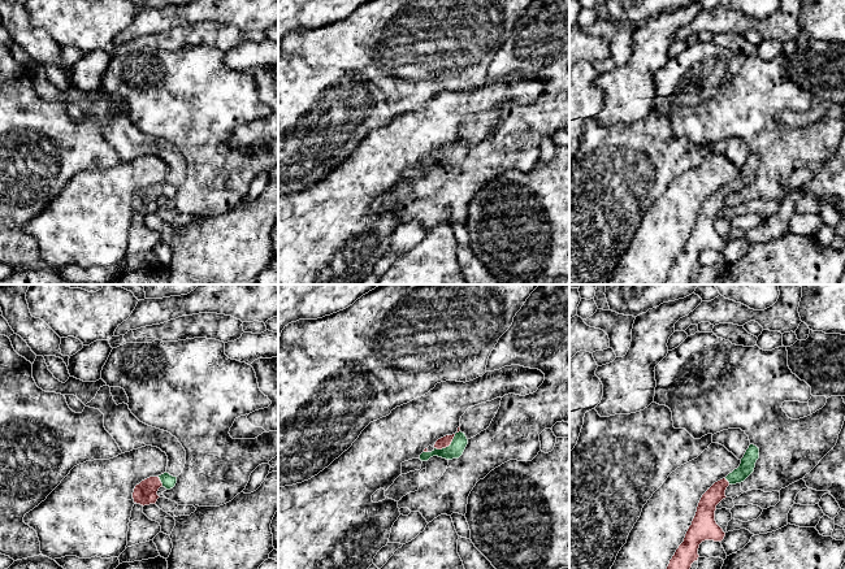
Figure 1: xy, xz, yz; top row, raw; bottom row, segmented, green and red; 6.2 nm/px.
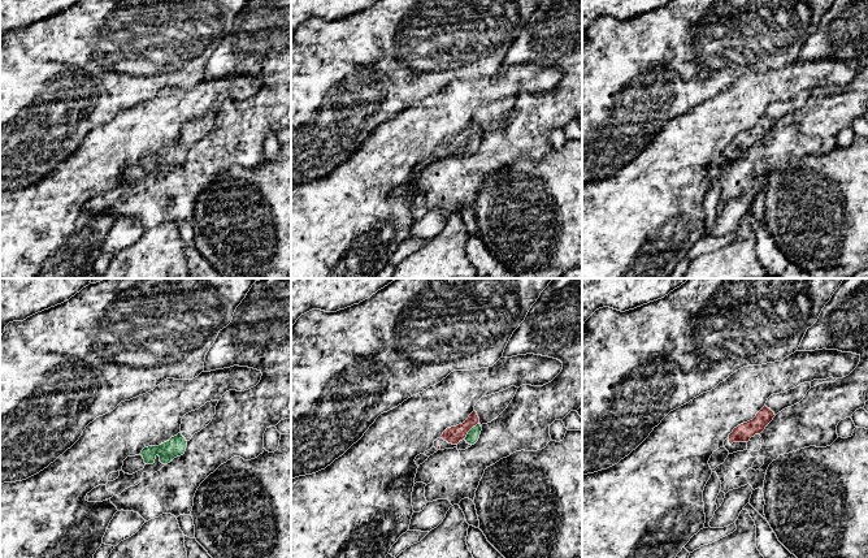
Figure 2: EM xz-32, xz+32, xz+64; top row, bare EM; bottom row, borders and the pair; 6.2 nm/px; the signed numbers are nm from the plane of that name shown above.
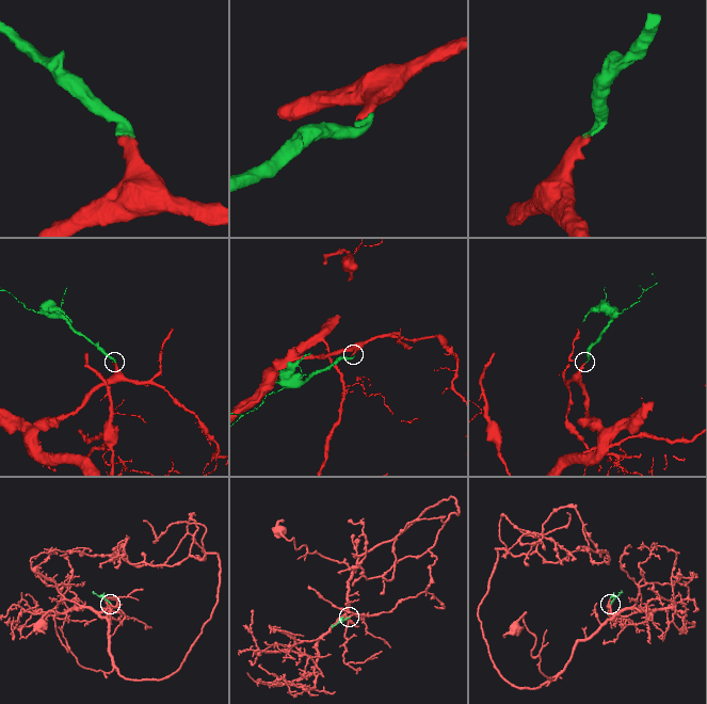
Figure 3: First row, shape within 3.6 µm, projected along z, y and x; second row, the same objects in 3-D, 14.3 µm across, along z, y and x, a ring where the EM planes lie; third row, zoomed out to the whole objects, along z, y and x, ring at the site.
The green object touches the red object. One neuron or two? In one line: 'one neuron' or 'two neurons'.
one neuron

